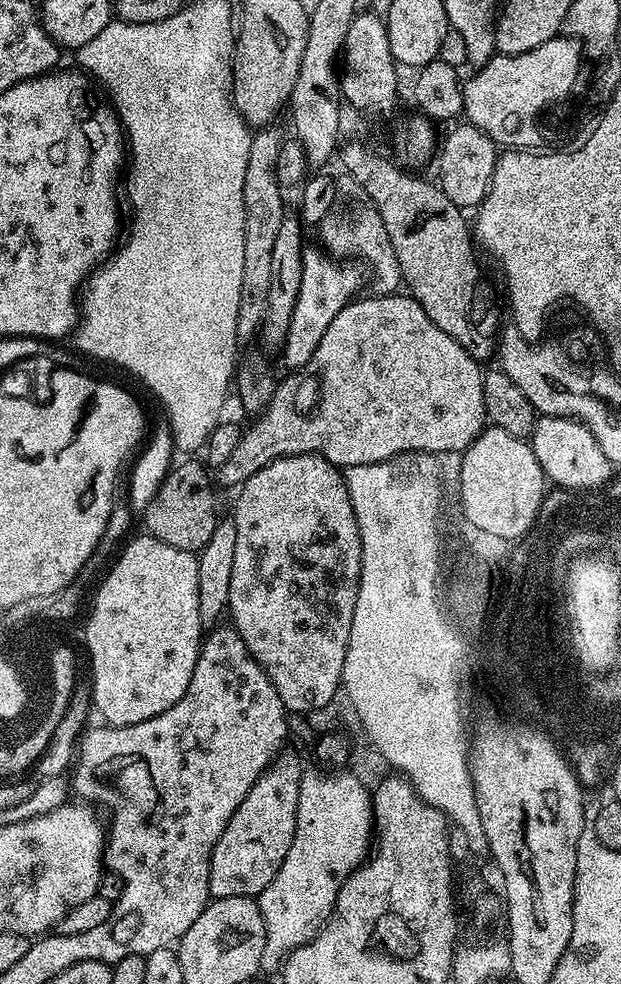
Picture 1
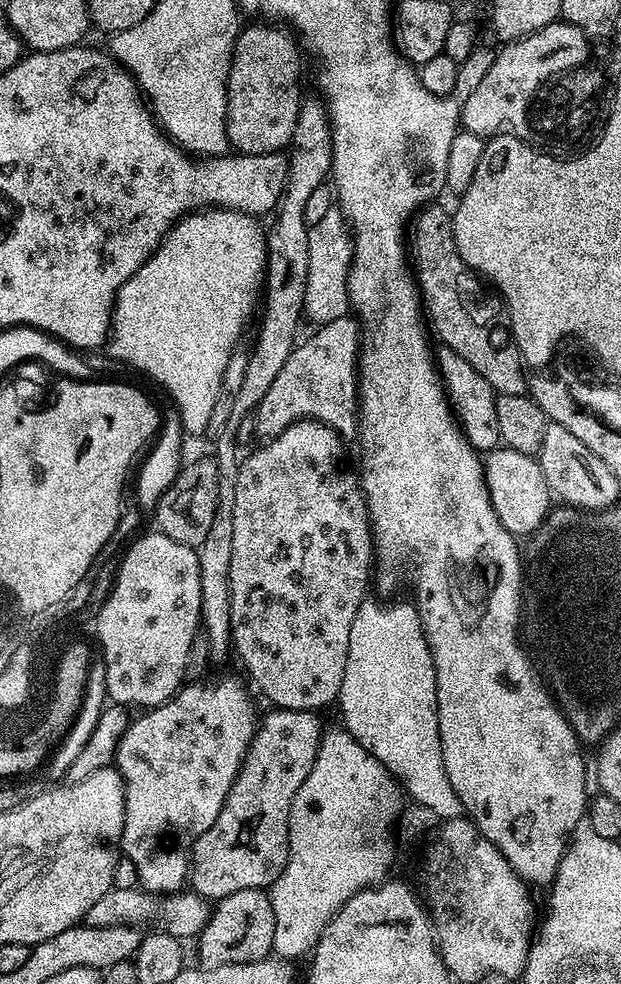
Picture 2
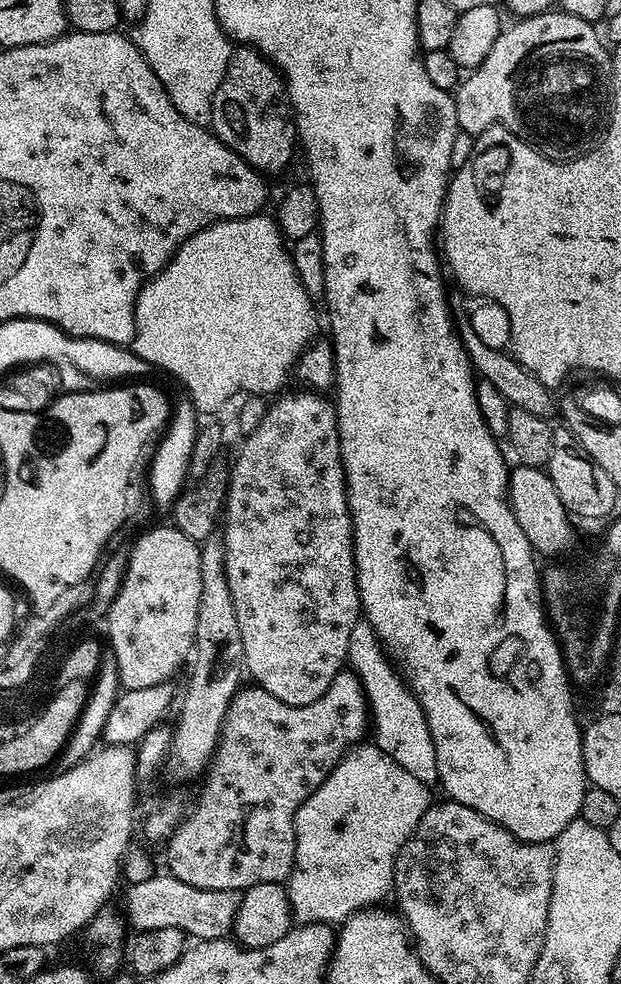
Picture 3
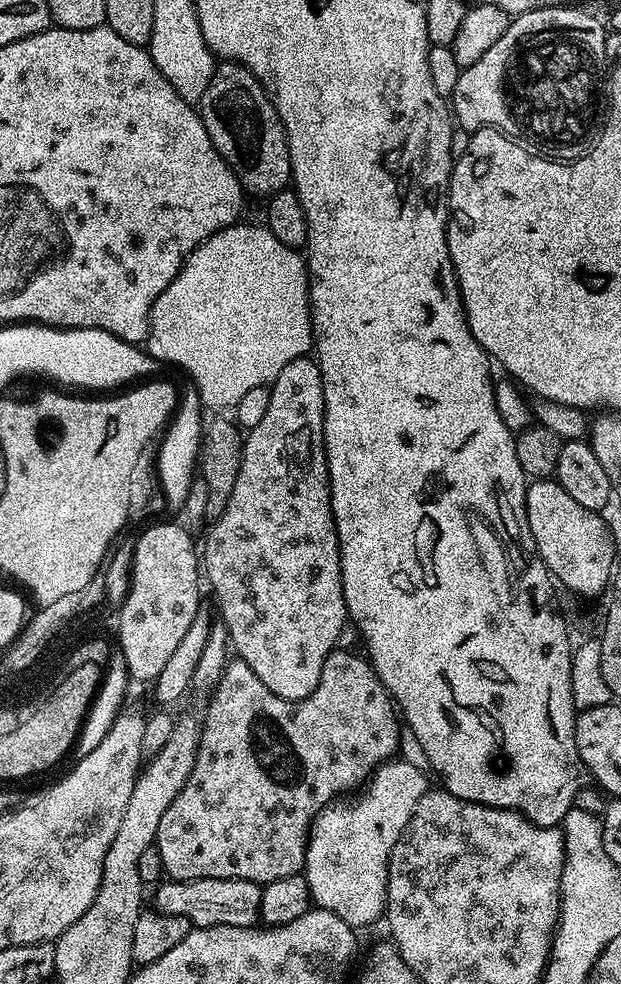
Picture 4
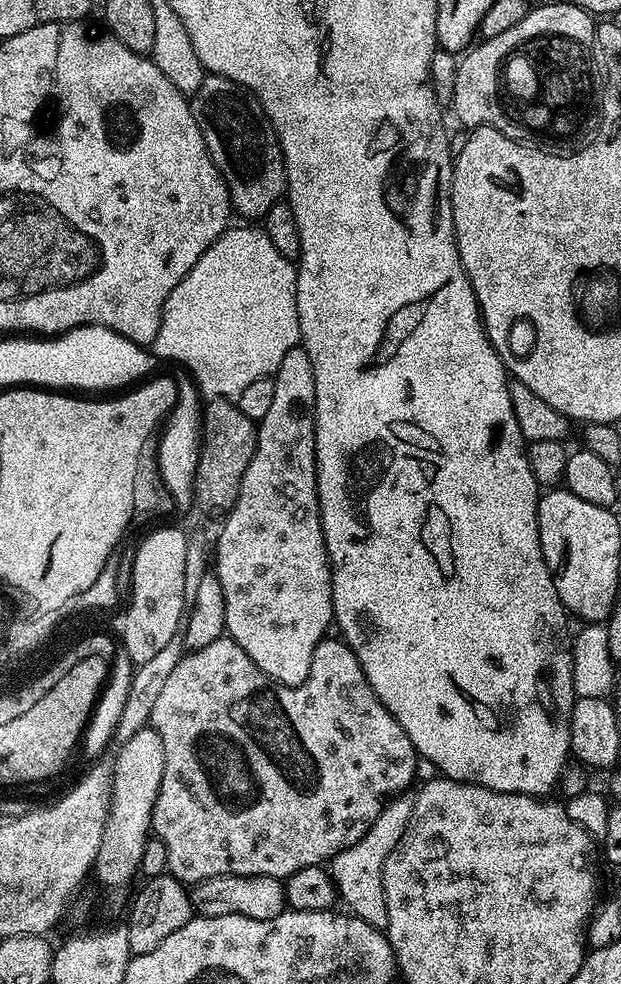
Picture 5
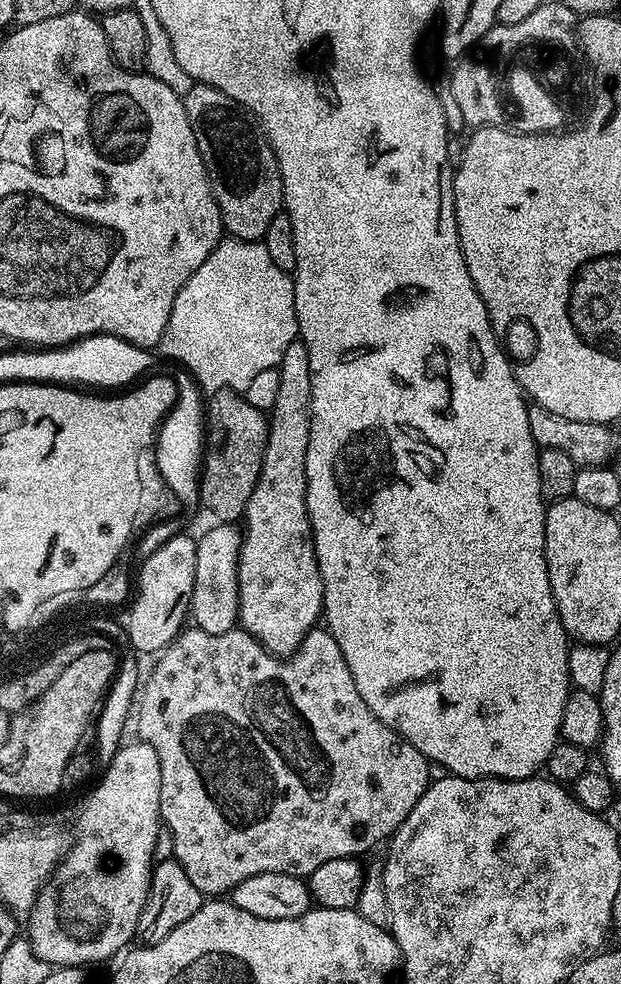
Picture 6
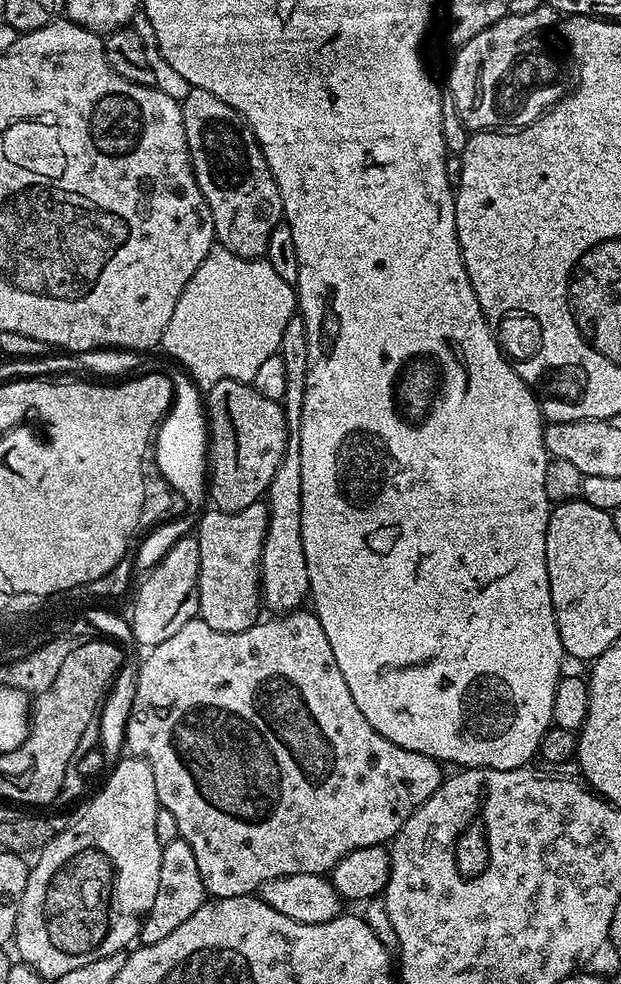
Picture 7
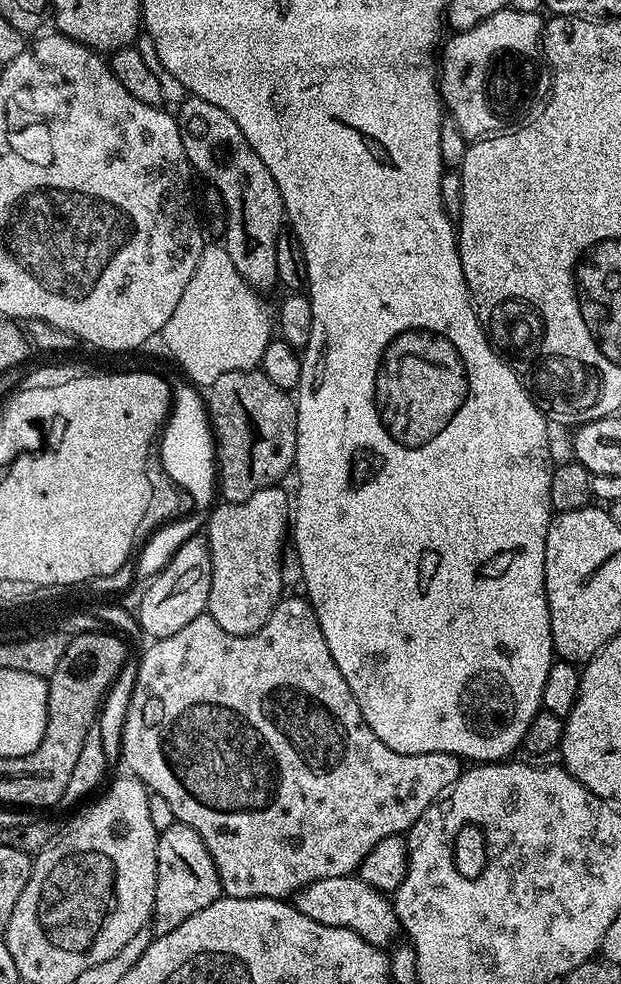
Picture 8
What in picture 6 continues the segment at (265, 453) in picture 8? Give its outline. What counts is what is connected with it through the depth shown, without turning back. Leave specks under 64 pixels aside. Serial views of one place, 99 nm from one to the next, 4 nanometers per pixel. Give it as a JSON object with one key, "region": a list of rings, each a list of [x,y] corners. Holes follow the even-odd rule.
{"region":[[[222,391],[211,393],[206,400],[206,435],[202,440],[202,467],[198,472],[200,504],[215,513],[221,522],[236,522],[254,494],[262,458],[268,442],[270,420],[259,412],[243,394]]]}

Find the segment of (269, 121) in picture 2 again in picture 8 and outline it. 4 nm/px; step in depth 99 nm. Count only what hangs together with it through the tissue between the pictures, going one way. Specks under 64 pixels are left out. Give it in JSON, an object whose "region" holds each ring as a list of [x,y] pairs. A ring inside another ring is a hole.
{"region":[[[189,95],[175,109],[174,115],[188,163],[199,175],[201,172],[220,194],[225,212],[222,243],[238,274],[242,274],[248,285],[257,290],[277,287],[278,262],[274,259],[274,250],[286,217],[282,194],[270,170],[266,170],[266,162],[262,162],[250,142],[246,142],[246,134],[238,130],[238,122],[234,122],[226,110],[218,110],[214,102]]]}

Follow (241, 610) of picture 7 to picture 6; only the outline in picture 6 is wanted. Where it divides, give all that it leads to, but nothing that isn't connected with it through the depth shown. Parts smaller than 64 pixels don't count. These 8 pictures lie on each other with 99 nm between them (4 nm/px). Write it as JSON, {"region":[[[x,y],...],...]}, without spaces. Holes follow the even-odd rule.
{"region":[[[221,522],[196,541],[190,620],[195,627],[206,630],[206,634],[226,634],[237,627],[240,618],[238,558],[241,539],[241,529],[235,523]]]}

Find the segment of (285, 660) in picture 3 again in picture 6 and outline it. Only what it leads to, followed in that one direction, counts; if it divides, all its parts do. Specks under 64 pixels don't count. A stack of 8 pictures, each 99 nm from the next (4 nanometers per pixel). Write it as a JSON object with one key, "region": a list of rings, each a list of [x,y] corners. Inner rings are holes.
{"region":[[[298,338],[286,346],[278,367],[278,399],[270,413],[262,470],[242,517],[238,624],[267,652],[287,658],[308,631],[317,627],[324,611],[324,587],[306,510],[306,446],[310,442],[312,391],[310,358],[303,340]]]}

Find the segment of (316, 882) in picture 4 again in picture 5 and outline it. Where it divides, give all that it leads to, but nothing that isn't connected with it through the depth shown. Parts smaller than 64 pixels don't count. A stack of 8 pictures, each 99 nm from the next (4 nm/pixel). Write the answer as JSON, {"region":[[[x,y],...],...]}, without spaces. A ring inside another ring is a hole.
{"region":[[[400,794],[389,799],[385,803],[384,809],[378,814],[378,818],[370,826],[370,830],[366,830],[364,837],[358,842],[354,842],[354,846],[343,848],[330,861],[332,881],[336,884],[339,903],[351,915],[362,918],[362,922],[381,930],[387,929],[388,926],[382,870],[386,866],[386,858],[394,850],[394,846],[398,846],[398,842],[410,822],[412,802],[413,797],[408,794]]]}

